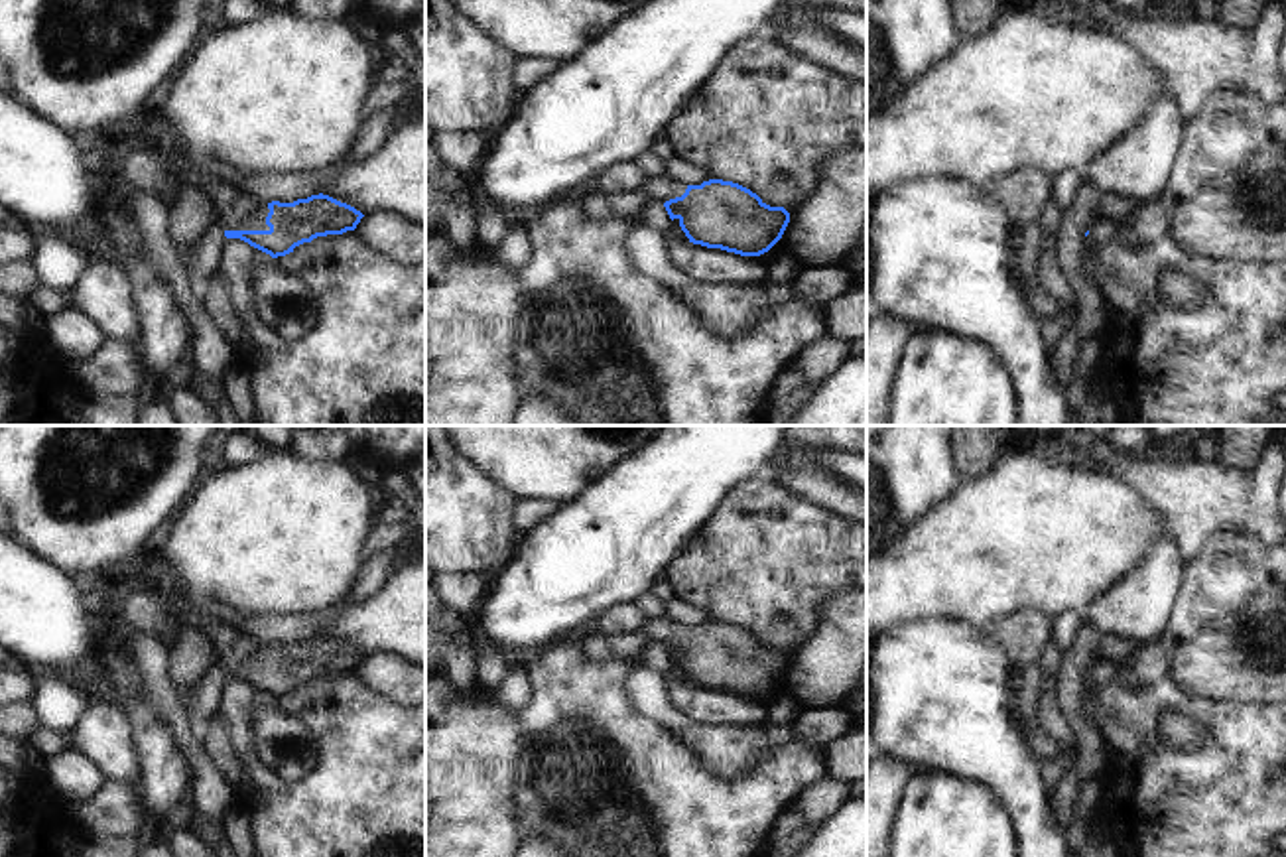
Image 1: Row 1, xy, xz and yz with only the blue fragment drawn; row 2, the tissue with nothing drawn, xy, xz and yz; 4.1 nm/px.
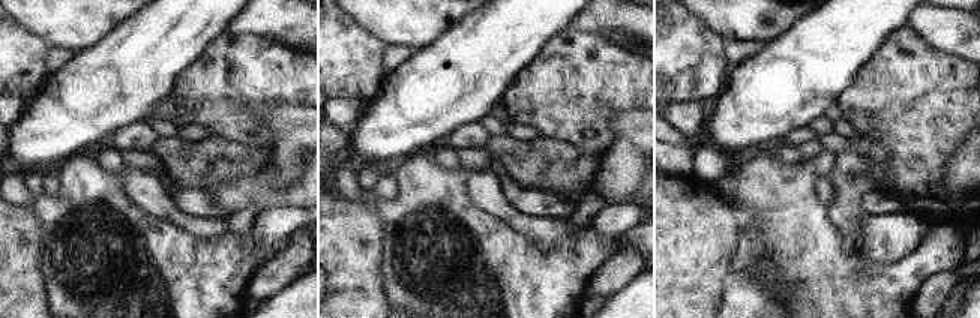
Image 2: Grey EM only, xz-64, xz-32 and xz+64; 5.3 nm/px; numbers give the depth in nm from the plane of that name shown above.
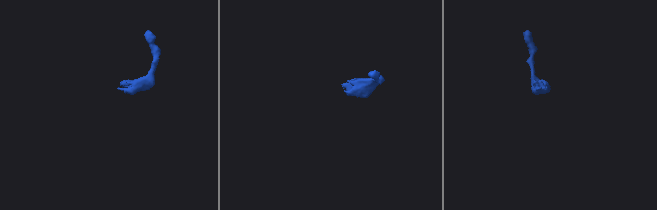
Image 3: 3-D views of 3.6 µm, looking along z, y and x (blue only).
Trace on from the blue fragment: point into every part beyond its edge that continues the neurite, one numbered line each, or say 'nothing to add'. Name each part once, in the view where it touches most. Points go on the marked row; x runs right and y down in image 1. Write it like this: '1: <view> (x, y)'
1: xy (233, 209).

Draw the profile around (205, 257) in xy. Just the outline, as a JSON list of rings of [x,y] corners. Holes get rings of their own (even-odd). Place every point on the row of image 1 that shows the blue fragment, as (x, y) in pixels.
[[[219,225],[209,227],[189,250],[179,254],[187,272],[201,282],[207,274],[219,272],[225,240],[225,231]]]

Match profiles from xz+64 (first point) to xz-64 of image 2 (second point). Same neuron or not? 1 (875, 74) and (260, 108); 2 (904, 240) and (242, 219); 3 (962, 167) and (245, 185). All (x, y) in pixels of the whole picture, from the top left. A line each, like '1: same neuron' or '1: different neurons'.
1: different neurons
2: different neurons
3: different neurons

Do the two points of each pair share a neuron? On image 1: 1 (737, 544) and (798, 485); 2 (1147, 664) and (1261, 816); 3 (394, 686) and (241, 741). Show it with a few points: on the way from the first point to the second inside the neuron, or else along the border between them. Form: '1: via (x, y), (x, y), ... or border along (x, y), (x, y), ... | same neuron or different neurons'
1: border along (776, 481), (834, 513) | different neurons
2: border along (1117, 678), (1131, 686), (1151, 686), (1166, 680) | different neurons
3: border along (353, 672), (385, 698), (404, 708) | different neurons

